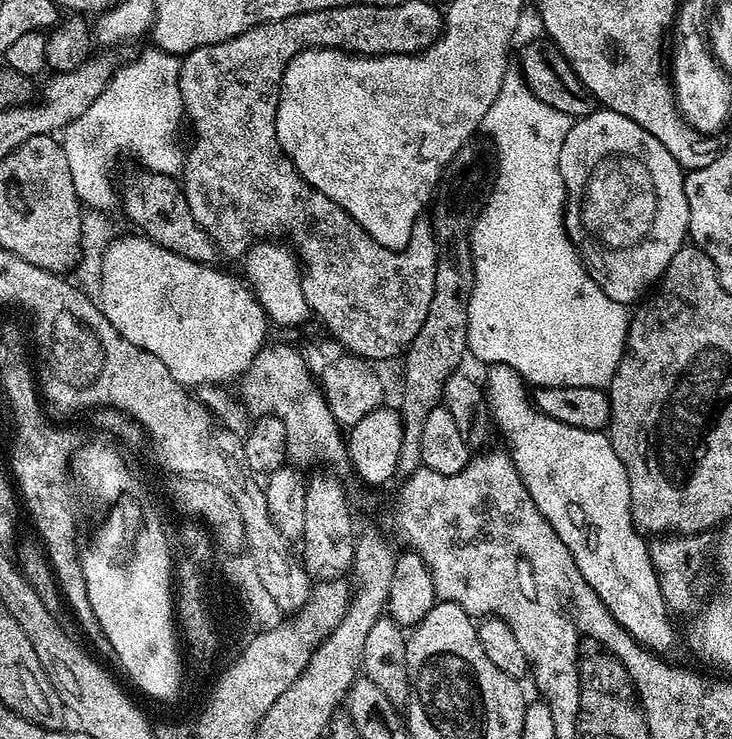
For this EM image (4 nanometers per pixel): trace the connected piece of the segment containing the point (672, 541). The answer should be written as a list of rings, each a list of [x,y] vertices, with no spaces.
[[[660,534],[648,545],[648,553],[656,571],[658,586],[662,590],[662,598],[673,613],[695,614],[709,599],[708,583],[711,580],[713,583],[714,572],[710,567],[710,552],[708,556],[708,538],[704,534]]]

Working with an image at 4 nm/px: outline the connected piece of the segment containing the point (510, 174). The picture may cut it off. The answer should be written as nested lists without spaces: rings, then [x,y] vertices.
[[[509,74],[504,78],[504,85],[498,90],[498,98],[494,98],[494,106],[490,106],[490,110],[486,110],[486,118],[482,125],[483,135],[488,135],[487,139],[494,145],[496,153],[496,182],[492,185],[492,193],[490,198],[484,204],[484,208],[476,215],[476,221],[472,227],[472,261],[474,262],[474,290],[470,298],[470,306],[468,307],[468,352],[476,360],[481,360],[484,366],[495,366],[497,364],[504,364],[508,368],[518,373],[525,382],[536,388],[565,388],[566,386],[590,386],[591,388],[604,388],[611,384],[614,374],[618,370],[618,362],[624,357],[624,350],[628,346],[628,322],[630,319],[630,312],[627,307],[618,302],[614,302],[614,298],[610,298],[600,289],[588,274],[588,269],[584,267],[584,261],[581,260],[579,252],[576,250],[576,245],[573,244],[572,239],[568,237],[568,232],[564,229],[564,183],[562,182],[562,174],[560,173],[560,151],[564,145],[564,139],[569,130],[571,130],[574,123],[573,117],[562,114],[562,110],[554,110],[554,106],[546,106],[546,102],[542,102],[535,94],[530,91],[527,83],[520,74]]]

